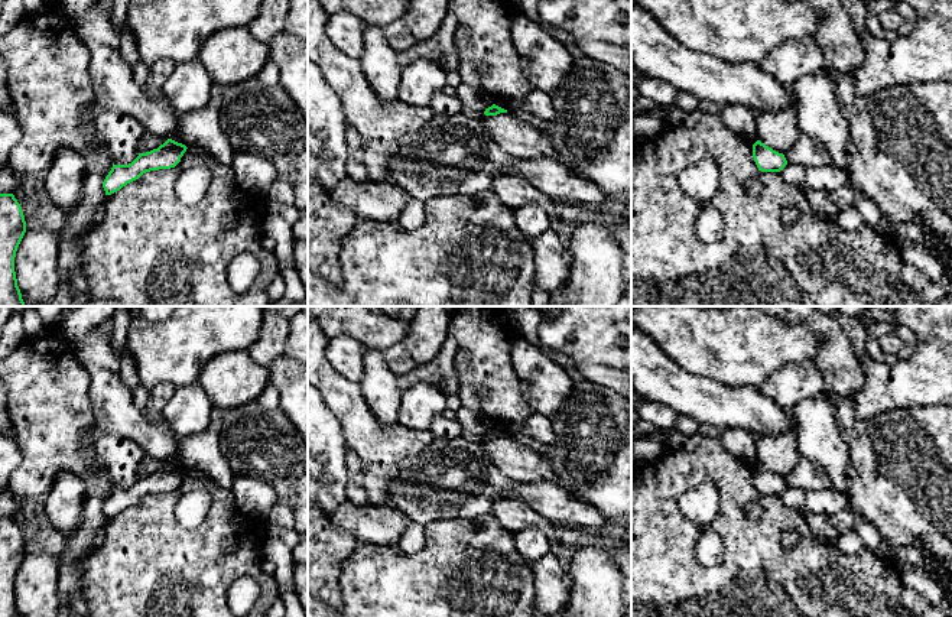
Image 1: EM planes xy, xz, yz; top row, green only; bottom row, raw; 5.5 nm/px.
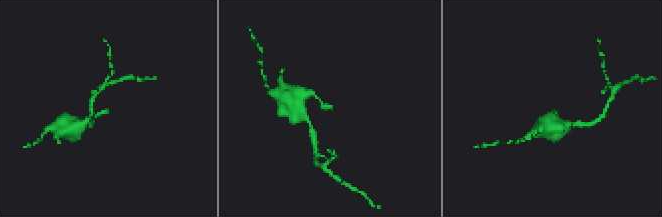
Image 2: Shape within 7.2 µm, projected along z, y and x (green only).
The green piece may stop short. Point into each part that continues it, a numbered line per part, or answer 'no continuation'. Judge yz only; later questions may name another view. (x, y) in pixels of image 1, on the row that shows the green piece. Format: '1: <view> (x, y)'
no continuation

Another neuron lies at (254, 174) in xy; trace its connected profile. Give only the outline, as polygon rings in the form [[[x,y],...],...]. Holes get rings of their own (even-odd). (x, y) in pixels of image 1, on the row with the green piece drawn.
[[[235,150],[231,169],[237,185],[243,191],[269,199],[270,186],[277,181],[276,168],[269,159],[260,155]]]

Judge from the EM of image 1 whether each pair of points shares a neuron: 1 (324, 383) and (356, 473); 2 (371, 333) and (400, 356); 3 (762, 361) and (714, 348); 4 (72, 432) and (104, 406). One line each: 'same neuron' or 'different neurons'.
1: different neurons
2: different neurons
3: same neuron
4: different neurons

